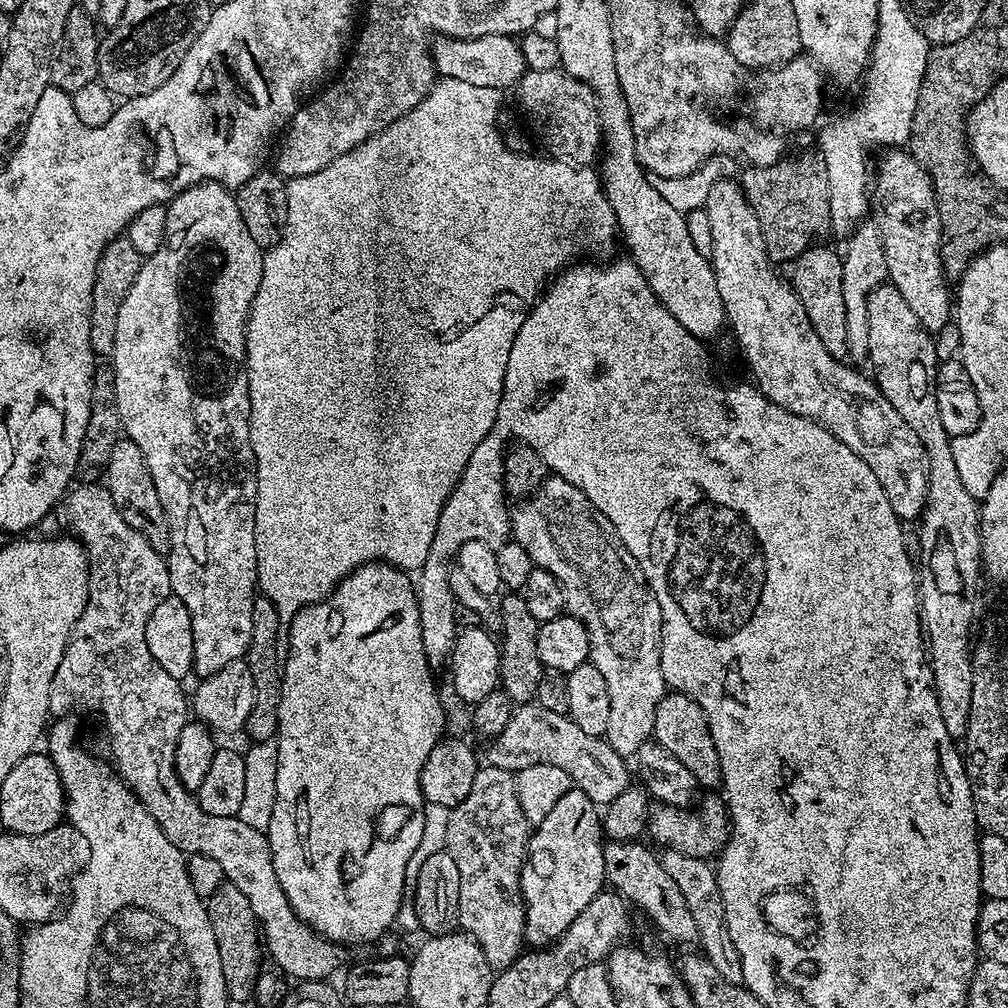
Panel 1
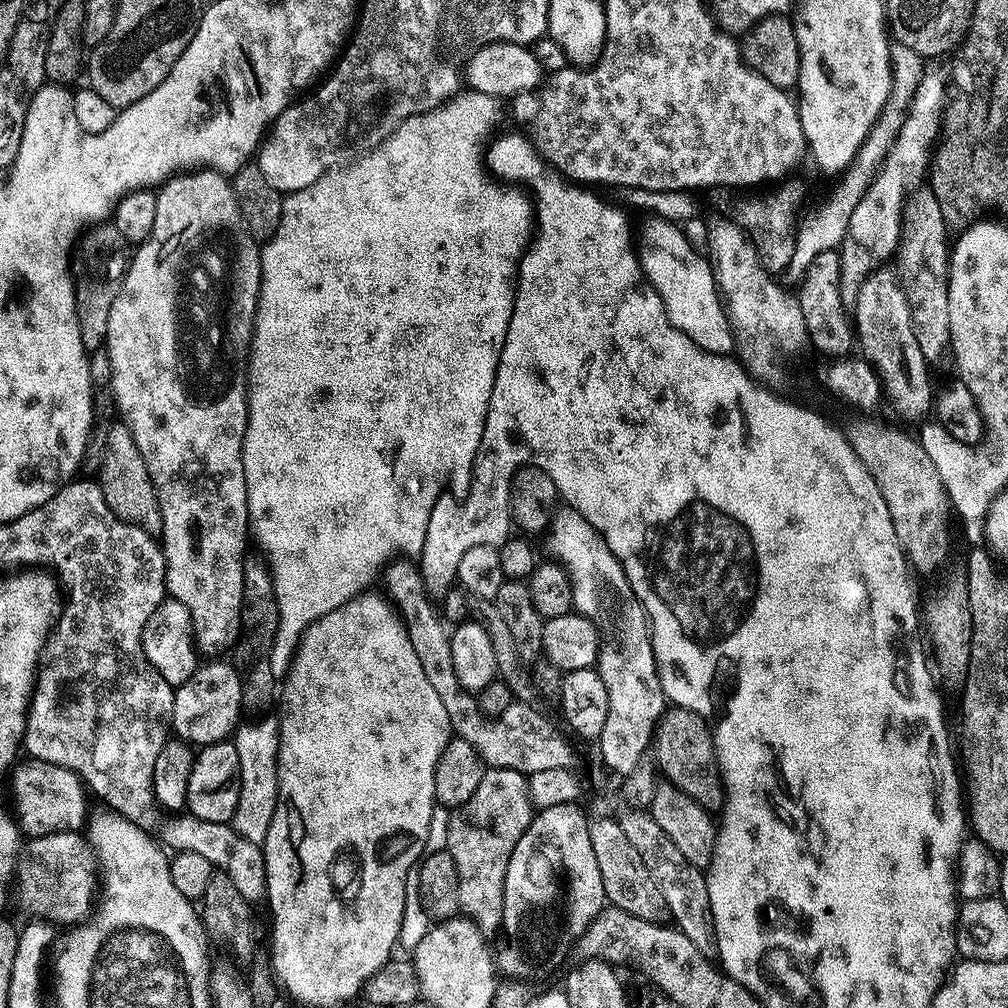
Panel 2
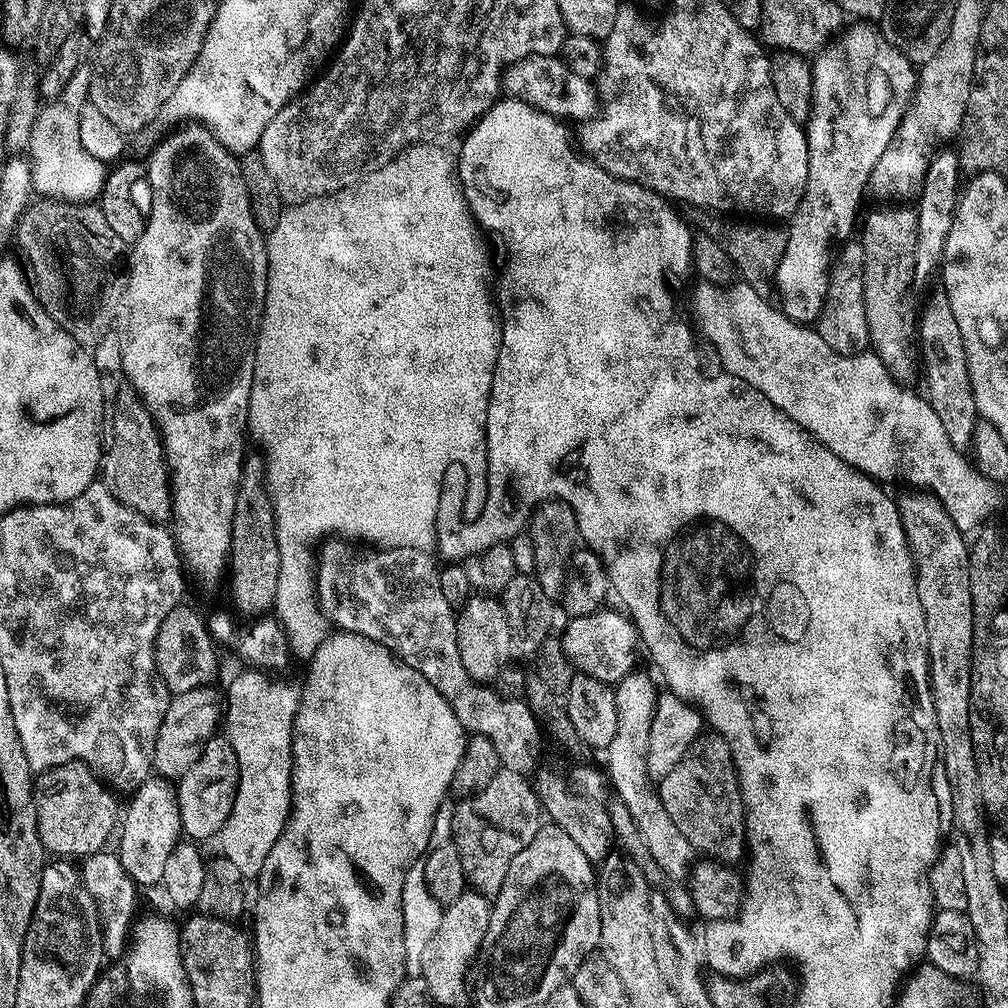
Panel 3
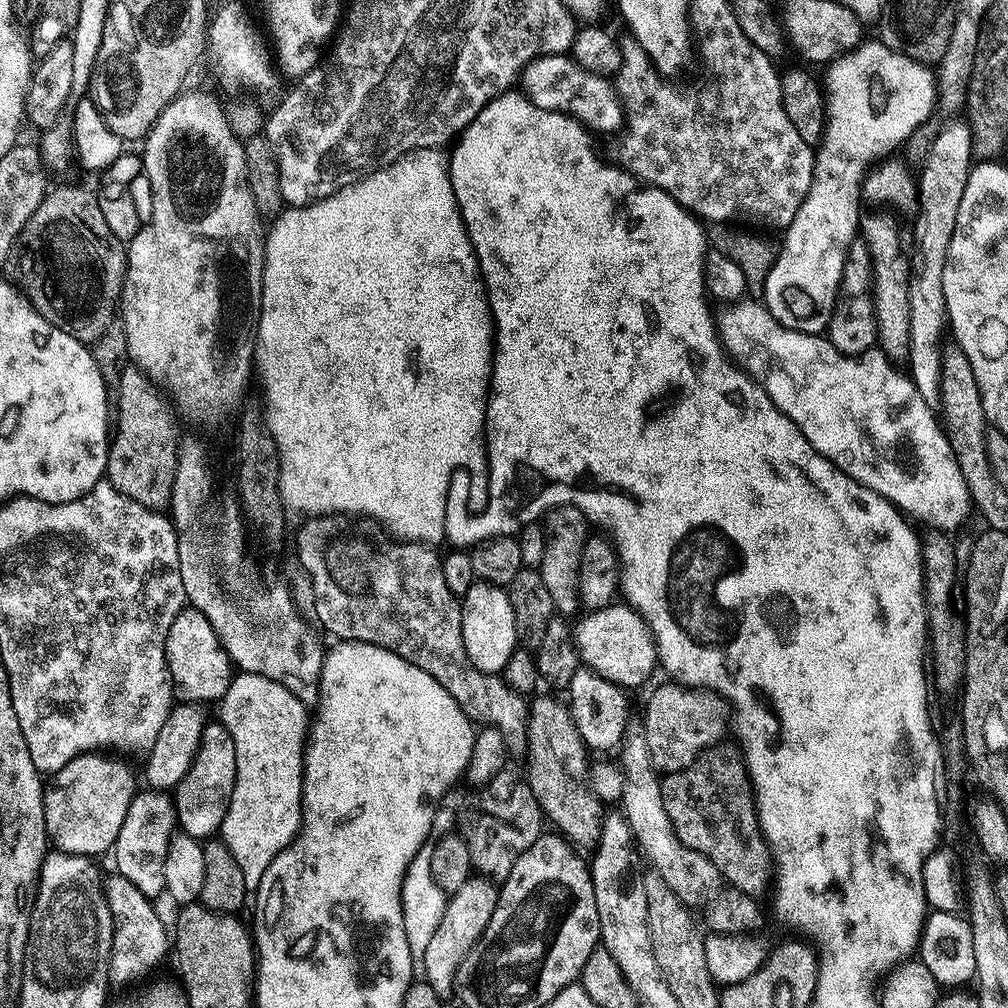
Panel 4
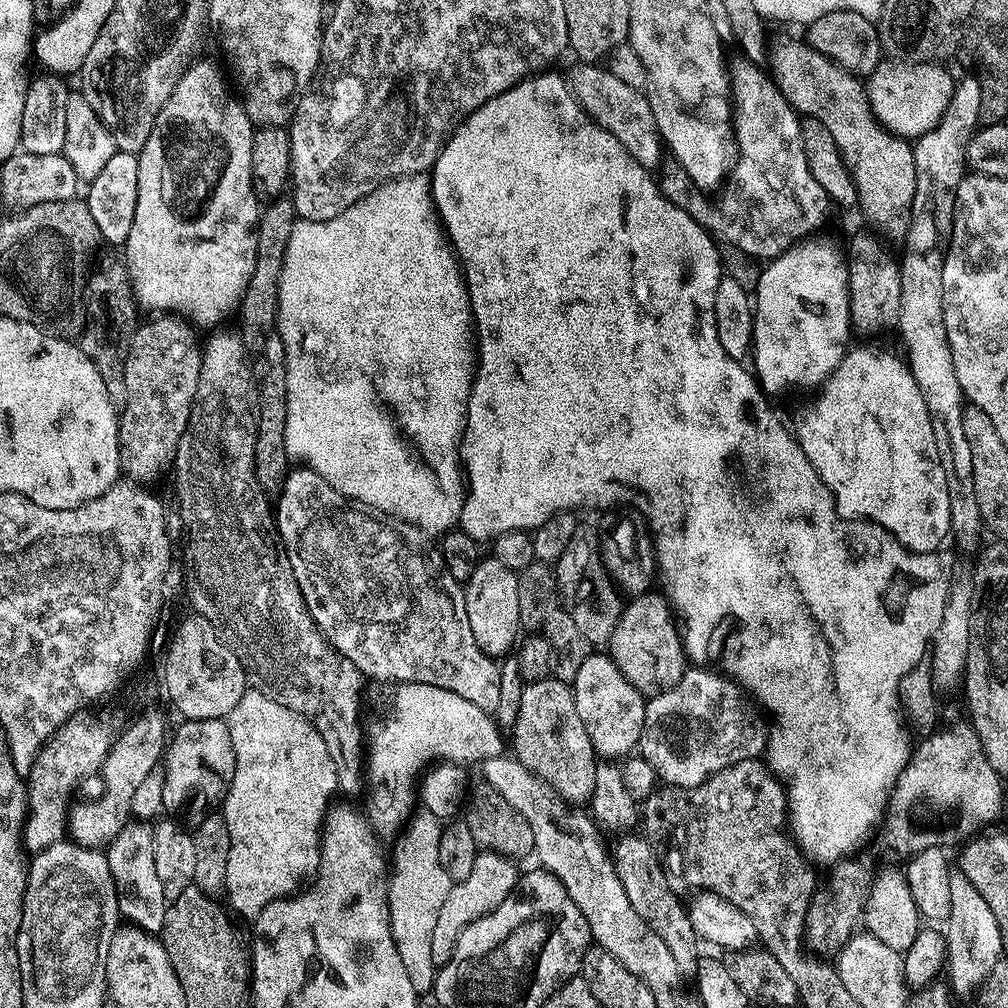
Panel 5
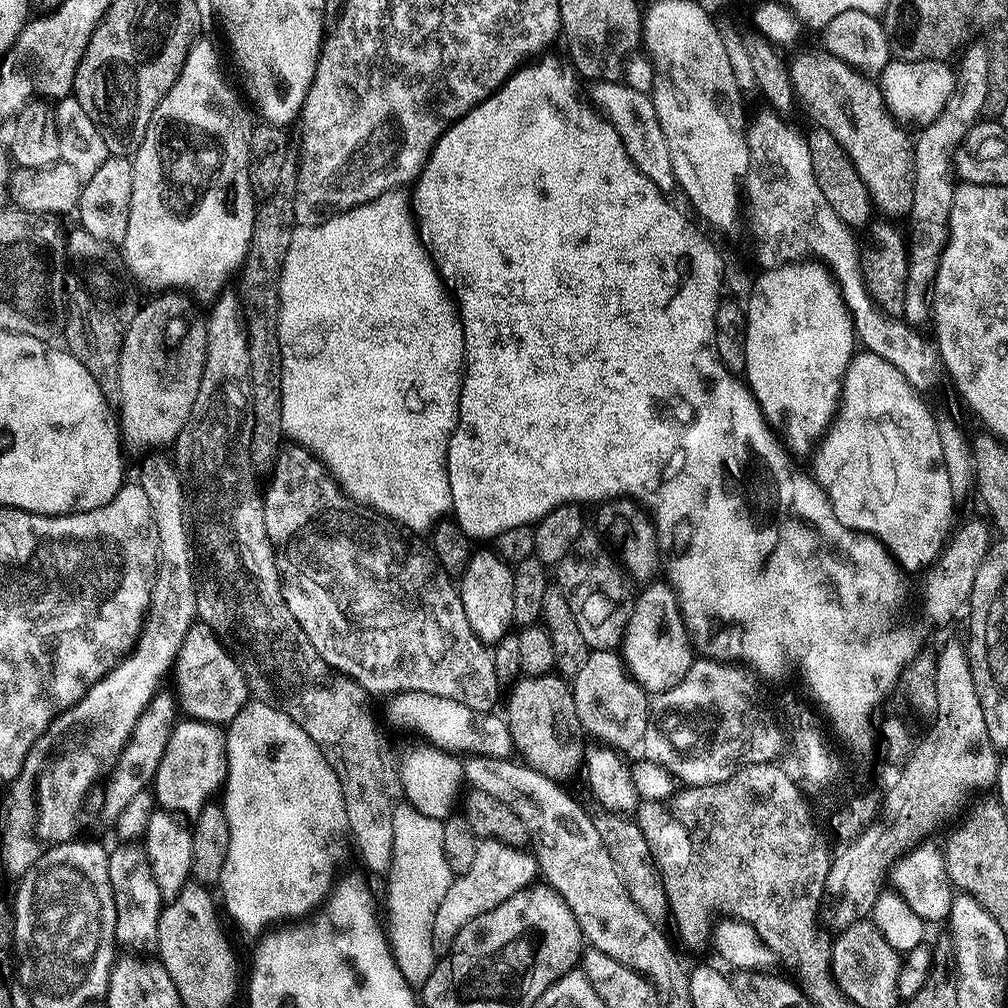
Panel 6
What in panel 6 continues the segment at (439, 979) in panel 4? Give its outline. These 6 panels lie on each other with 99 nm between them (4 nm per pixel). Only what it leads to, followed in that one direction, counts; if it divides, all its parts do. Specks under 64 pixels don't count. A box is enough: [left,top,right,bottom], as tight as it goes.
[433,839,537,953]

